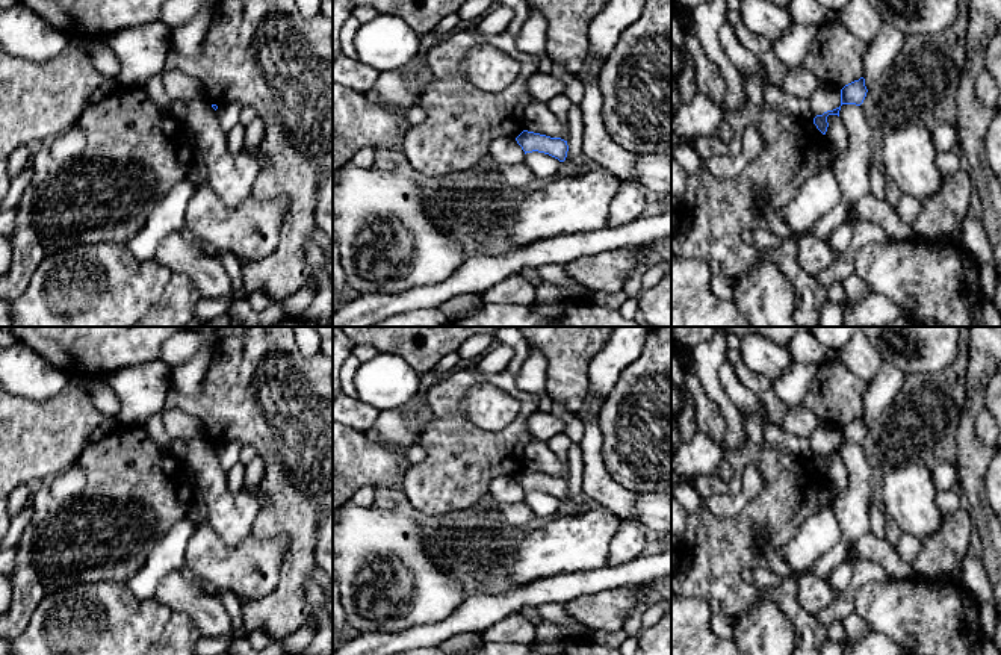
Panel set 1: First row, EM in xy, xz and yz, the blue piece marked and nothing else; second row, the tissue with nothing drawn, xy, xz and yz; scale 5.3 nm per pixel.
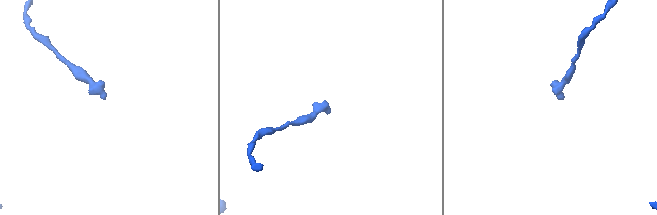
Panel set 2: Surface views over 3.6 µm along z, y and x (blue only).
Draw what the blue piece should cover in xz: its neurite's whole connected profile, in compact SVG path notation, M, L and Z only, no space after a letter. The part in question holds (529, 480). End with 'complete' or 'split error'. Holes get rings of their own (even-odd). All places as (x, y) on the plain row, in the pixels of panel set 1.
M523 469L516 477L516 480L522 486L525 493L538 490L538 492L549 493L558 498L559 501L564 501L567 496L569 484L567 484L567 480L561 477L550 477L546 473Z | complete

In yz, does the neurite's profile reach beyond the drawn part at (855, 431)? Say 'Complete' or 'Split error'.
Complete

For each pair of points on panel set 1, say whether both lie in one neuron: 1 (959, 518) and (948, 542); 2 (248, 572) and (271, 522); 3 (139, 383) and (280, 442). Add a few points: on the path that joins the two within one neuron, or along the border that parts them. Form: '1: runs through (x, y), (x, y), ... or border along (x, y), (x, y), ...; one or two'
1: runs through (959, 524), (954, 536); one
2: border along (253, 534), (285, 537), (288, 552), (280, 569); two
3: border along (171, 389), (165, 406); two

